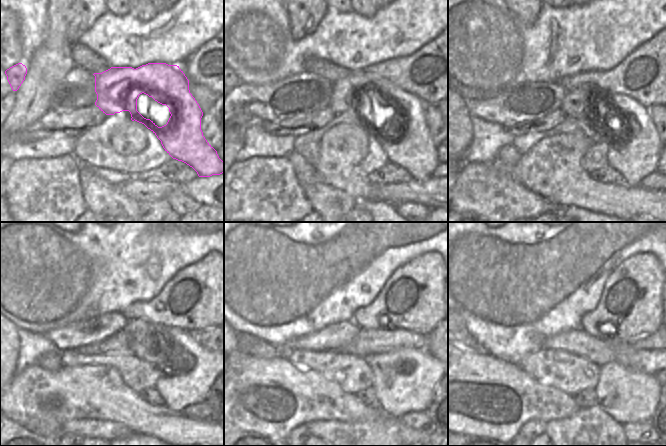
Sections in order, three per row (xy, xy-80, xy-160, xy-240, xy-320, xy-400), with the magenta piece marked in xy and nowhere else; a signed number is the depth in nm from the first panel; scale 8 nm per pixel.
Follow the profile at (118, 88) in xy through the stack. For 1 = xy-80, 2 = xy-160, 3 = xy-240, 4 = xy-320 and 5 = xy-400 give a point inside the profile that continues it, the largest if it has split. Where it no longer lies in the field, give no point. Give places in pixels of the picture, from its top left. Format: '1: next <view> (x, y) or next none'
1: next xy-80 (407, 142)
2: next xy-160 (635, 158)
3: next xy-240 (180, 385)
4: next xy-320 (404, 380)
5: next xy-400 (628, 396)

